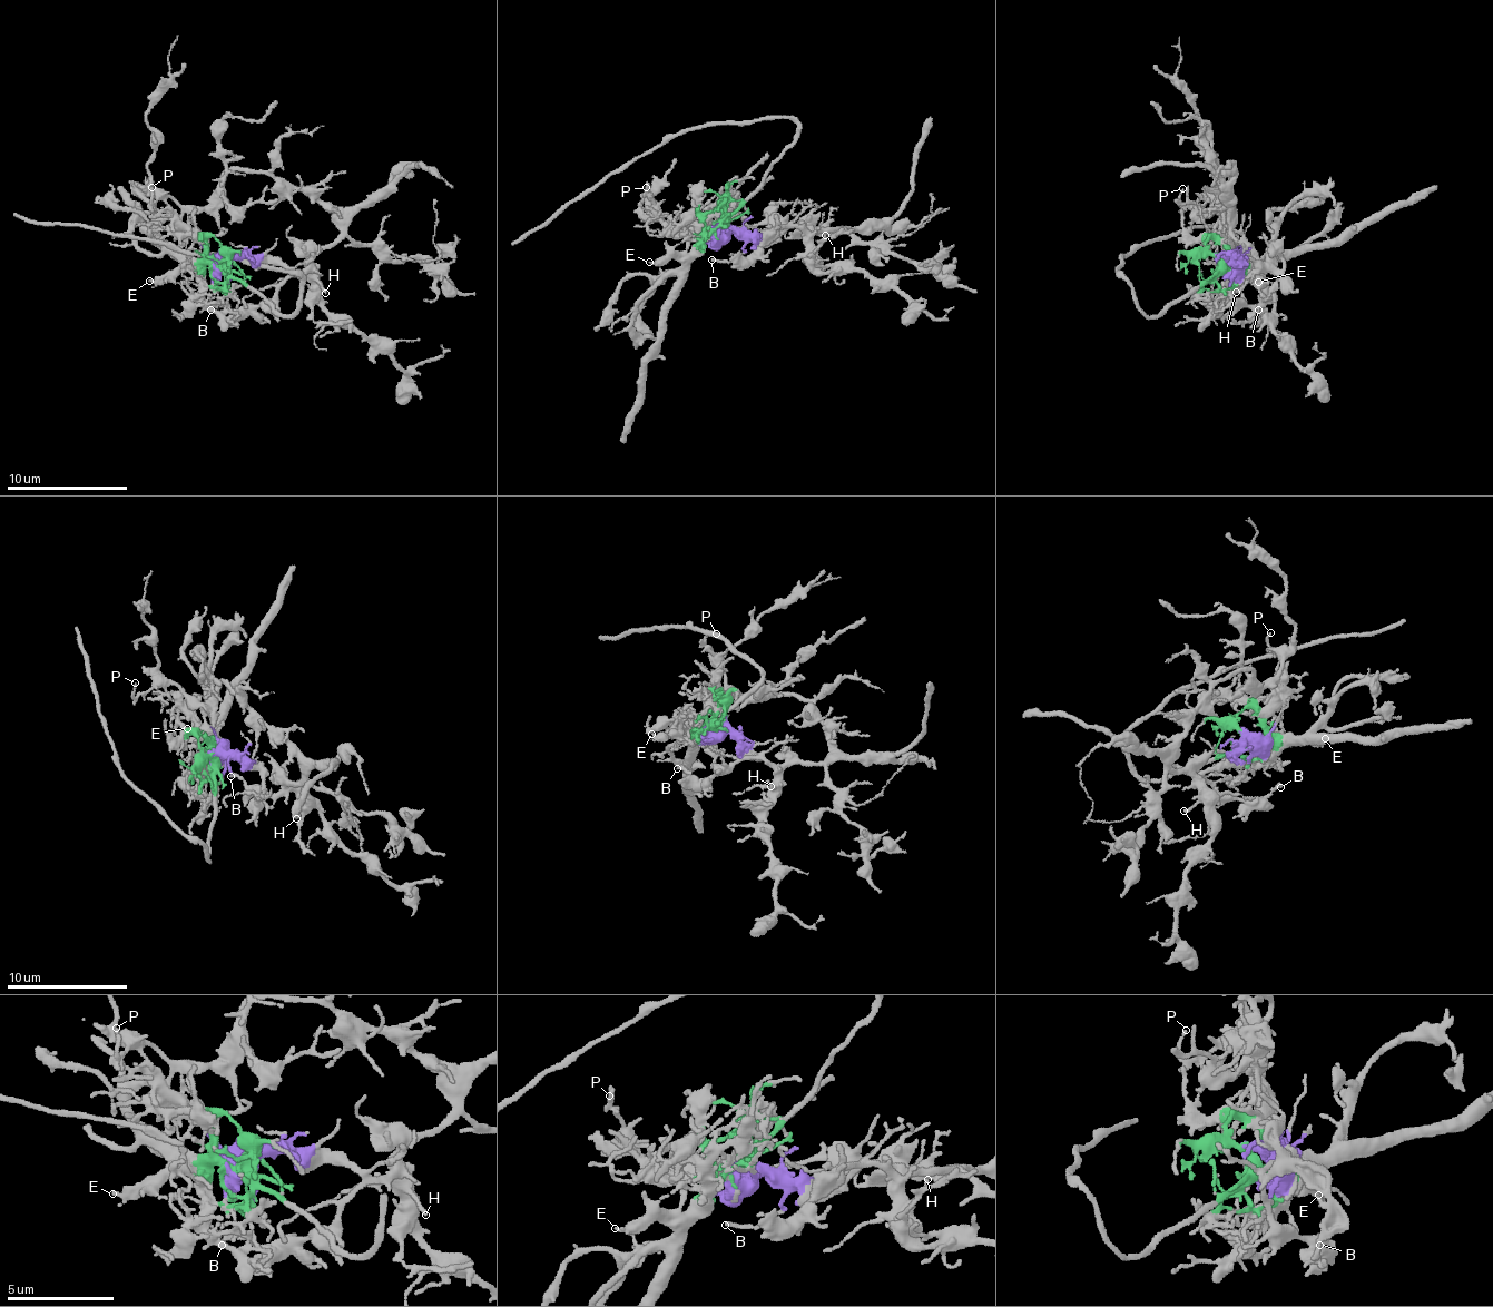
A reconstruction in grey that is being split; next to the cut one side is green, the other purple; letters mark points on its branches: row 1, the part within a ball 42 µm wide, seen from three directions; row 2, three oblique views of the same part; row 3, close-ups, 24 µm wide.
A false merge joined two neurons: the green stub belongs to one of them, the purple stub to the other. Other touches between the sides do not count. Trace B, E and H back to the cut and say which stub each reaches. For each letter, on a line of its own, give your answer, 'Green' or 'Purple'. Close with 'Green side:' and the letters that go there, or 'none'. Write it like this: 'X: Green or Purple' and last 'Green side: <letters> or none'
B: Purple
E: Green
H: Purple
Green side: E

